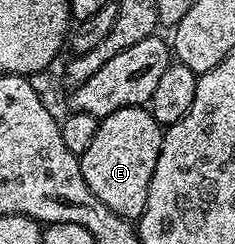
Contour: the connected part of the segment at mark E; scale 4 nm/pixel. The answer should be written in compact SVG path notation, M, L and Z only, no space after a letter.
M145 107L115 109L115 113L98 122L95 138L79 158L83 181L87 181L91 193L95 193L107 209L130 221L141 218L147 205L151 173L155 173L155 161L159 161L162 134L162 124L157 123Z

